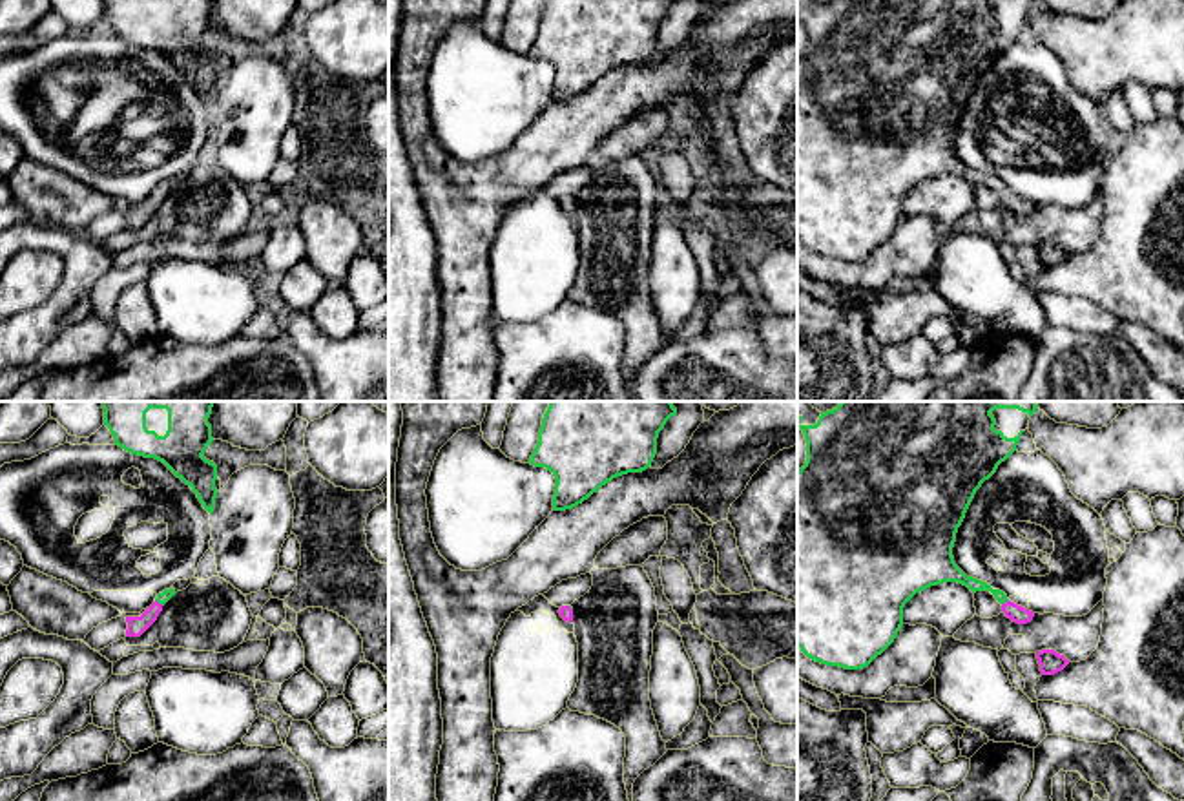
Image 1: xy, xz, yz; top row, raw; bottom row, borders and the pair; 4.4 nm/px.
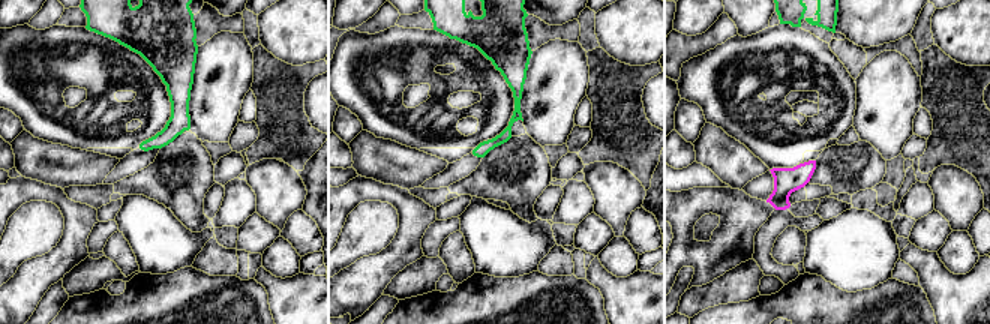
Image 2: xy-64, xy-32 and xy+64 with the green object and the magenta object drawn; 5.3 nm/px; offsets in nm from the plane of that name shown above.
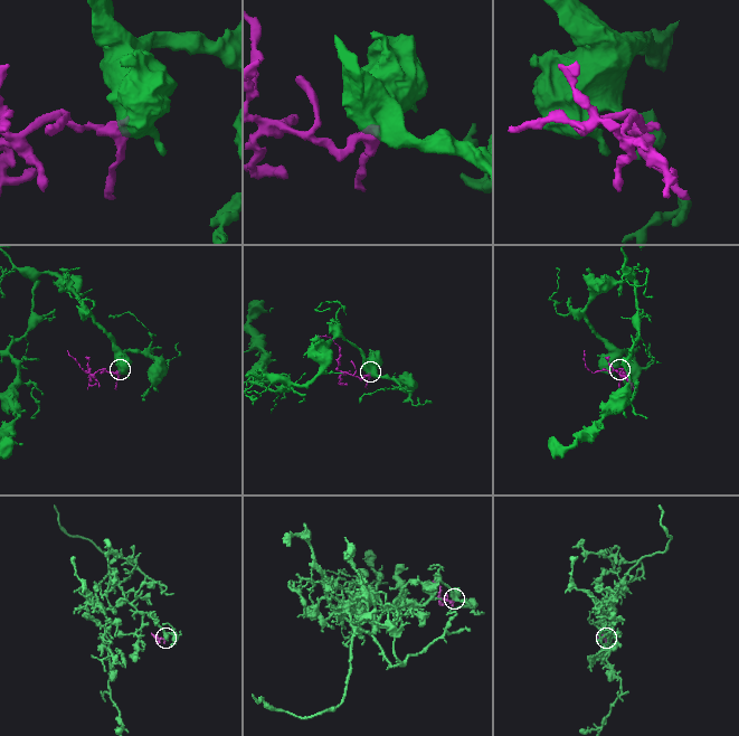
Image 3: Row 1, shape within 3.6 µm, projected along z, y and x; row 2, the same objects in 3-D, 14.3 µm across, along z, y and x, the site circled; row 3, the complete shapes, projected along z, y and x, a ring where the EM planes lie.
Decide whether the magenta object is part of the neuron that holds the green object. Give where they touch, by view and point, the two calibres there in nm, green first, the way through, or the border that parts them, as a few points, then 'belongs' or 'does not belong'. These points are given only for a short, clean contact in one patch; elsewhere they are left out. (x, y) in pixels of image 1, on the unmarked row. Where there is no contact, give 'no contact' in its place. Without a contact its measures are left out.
xy (159, 194) | 50/80 nm | across xy (163, 188), (159, 194), (135, 216) | belongs

